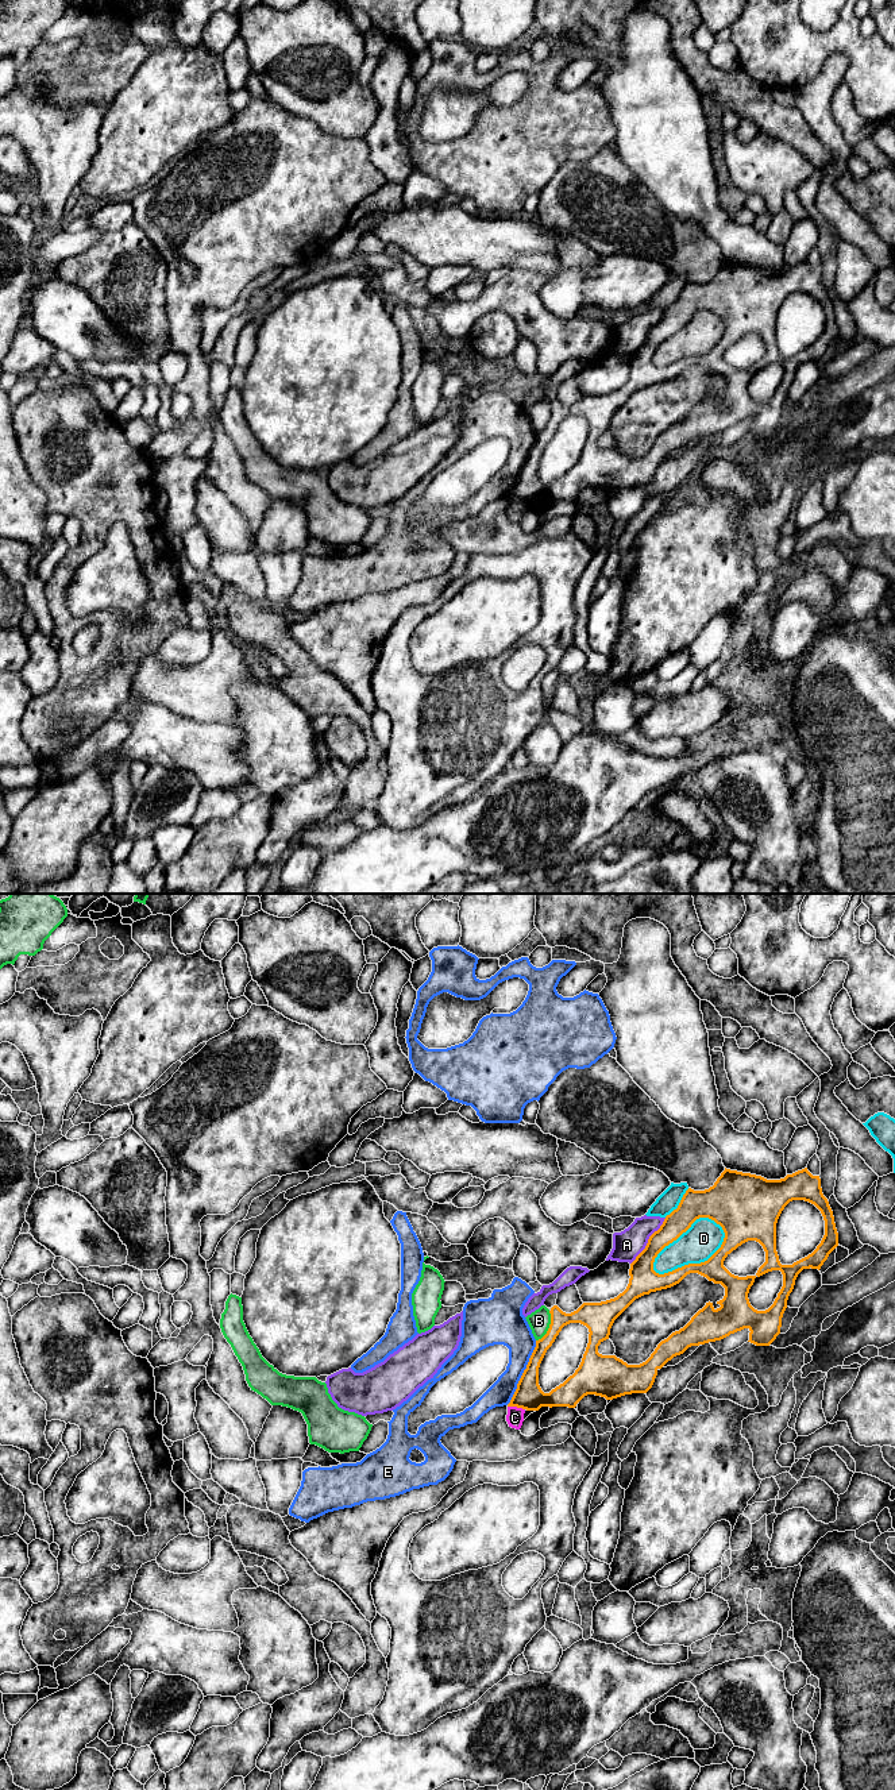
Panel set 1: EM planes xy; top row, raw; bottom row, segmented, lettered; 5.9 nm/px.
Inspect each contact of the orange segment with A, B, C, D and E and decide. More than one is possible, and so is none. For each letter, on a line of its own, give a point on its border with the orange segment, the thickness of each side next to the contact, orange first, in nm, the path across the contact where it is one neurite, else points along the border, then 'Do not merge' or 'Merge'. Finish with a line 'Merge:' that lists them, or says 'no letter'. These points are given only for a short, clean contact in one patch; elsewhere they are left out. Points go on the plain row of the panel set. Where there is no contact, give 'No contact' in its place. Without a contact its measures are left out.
A: Touches orange at xy (648, 334). Thickness 160 nm (orange) against 180 nm. Do not merge
B: Touches orange at xy (550, 420). Thickness 140 nm (orange) against 130 nm. Do not merge
C: Touches orange at xy (516, 498). Thickness 160 nm (orange) against 110 nm. Boundary: xy (508, 498), (524, 502). Do not merge
D: Touches orange at xy (682, 326). Thickness 180 nm (orange) against 220 nm. Do not merge
E: Touches orange at xy (523, 466). Thickness 160 nm (orange) against 190 nm. Boundary: xy (536, 434), (517, 481), (506, 497). Do not merge
Merge: no letter

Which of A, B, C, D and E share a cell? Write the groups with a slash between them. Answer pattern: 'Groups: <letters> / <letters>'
Groups: A / B / C / D / E

